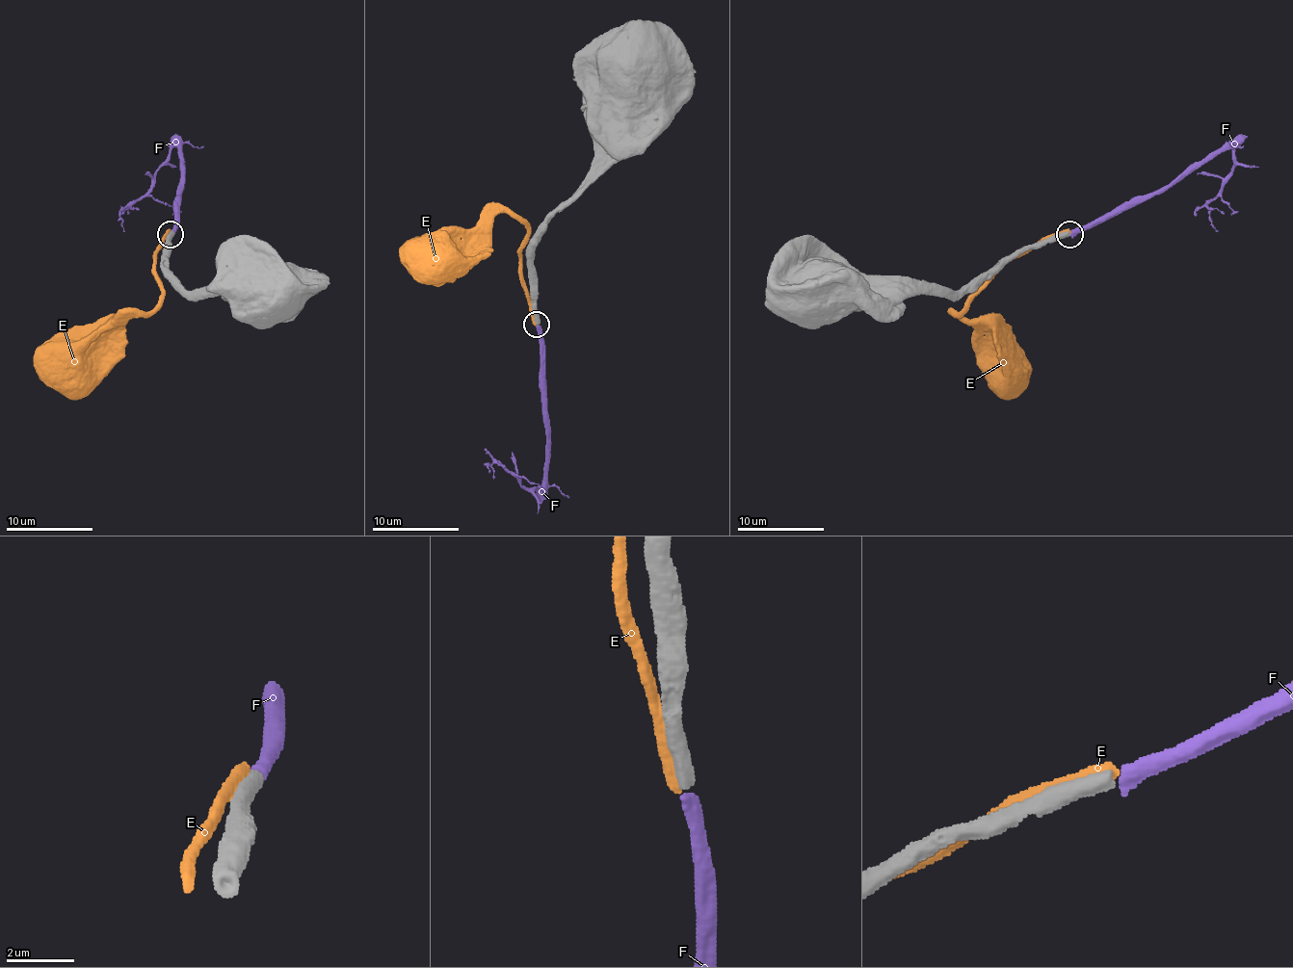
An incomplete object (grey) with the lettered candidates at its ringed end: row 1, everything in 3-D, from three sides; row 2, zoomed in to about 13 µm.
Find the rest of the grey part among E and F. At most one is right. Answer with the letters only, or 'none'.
F

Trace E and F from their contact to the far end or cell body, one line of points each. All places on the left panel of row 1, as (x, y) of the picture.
E: (169, 235), (155, 254), (155, 280), (162, 296), (146, 313), (122, 313), (103, 328), (64, 346), (36, 372)
F: (171, 235), (175, 228), (182, 154), (175, 145), (158, 170), (155, 178), (122, 211), (120, 220), (125, 230)

